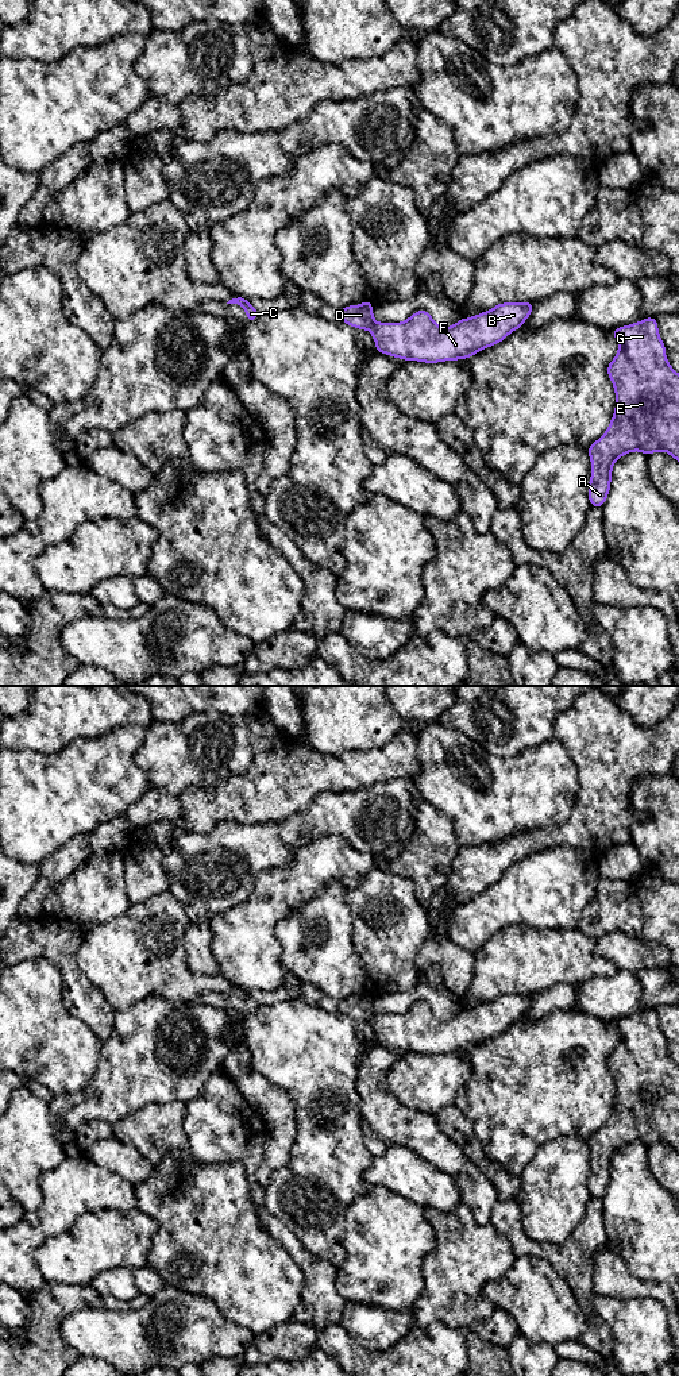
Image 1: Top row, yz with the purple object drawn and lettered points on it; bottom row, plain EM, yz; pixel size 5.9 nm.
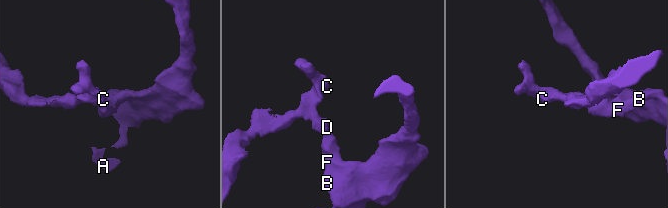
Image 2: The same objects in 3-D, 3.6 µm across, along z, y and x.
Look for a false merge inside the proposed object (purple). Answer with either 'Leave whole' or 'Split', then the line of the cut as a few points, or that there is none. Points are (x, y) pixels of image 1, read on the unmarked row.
Split. Split along yz (375, 1014), (369, 1021)

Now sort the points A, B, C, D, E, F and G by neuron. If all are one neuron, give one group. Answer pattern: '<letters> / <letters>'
A B E F G / C D

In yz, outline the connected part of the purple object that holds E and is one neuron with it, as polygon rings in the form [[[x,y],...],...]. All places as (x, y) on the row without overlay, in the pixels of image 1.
[[[656,1010],[613,1020],[613,1028],[620,1040],[607,1056],[607,1065],[616,1082],[616,1102],[607,1122],[587,1140],[591,1150],[589,1191],[597,1199],[607,1190],[613,1156],[620,1148],[632,1142],[645,1146],[666,1142],[679,1153],[679,1065],[666,1049]]]

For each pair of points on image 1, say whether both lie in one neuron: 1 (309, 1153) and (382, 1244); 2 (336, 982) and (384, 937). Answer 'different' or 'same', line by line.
1: different
2: different

